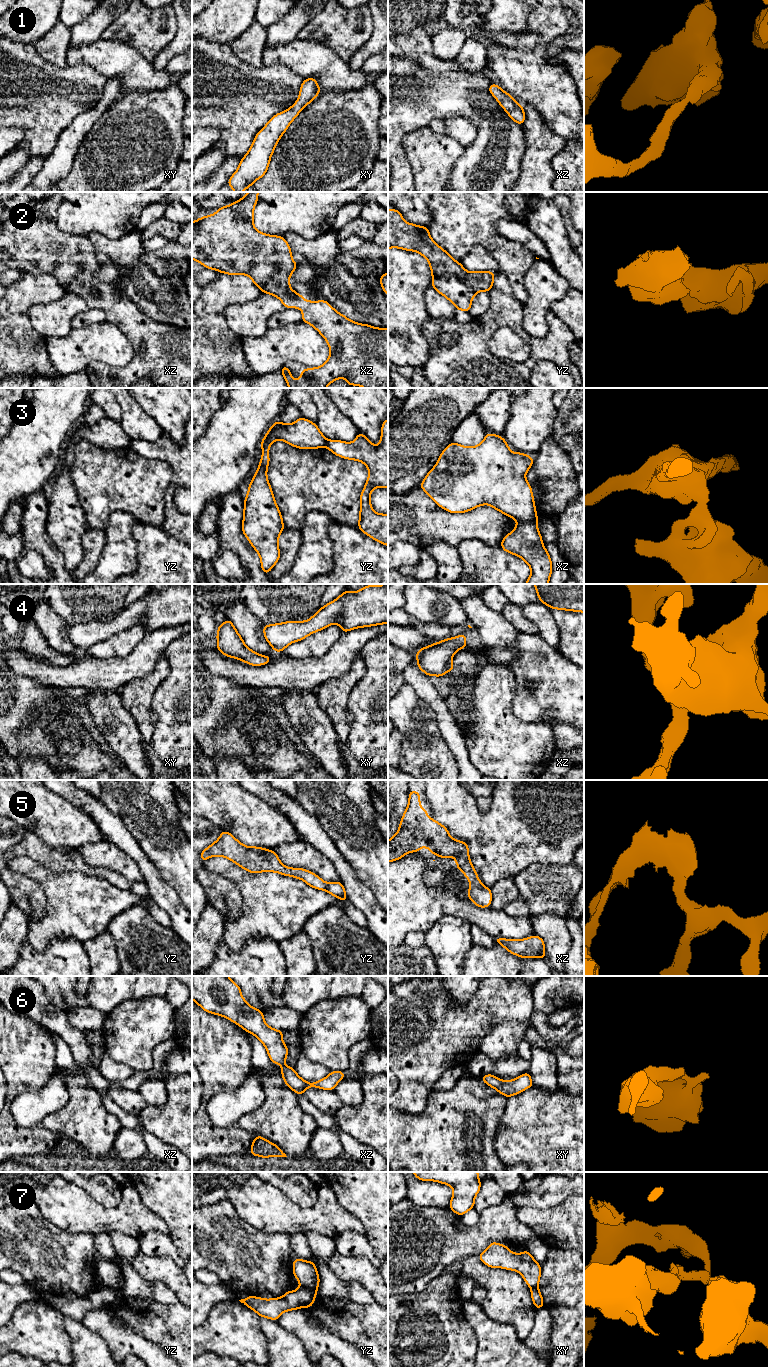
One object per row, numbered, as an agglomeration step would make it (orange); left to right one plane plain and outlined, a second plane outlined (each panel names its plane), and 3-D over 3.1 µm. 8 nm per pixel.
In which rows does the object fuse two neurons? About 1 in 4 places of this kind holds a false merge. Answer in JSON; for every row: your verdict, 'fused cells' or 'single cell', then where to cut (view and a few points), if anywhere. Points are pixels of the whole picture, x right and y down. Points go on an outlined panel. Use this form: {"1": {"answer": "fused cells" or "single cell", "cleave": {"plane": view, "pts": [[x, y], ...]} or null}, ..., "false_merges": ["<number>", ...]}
{"1": {"answer": "single cell", "cleave": null}, "2": {"answer": "single cell", "cleave": null}, "3": {"answer": "fused cells", "cleave": {"plane": "xz", "pts": [[518, 521], [536, 522]]}}, "4": {"answer": "single cell", "cleave": null}, "5": {"answer": "single cell", "cleave": null}, "6": {"answer": "single cell", "cleave": null}, "7": {"answer": "fused cells", "cleave": {"plane": "yz", "pts": [[301, 1285], [316, 1289]]}}, "false_merges": ["3", "7"]}

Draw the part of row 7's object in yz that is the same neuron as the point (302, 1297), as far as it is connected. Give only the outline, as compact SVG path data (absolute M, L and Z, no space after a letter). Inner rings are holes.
M300 1286L297 1290L287 1291L280 1298L263 1299L249 1296L239 1301L254 1310L260 1317L278 1320L283 1312L311 1307L316 1296L317 1289Z

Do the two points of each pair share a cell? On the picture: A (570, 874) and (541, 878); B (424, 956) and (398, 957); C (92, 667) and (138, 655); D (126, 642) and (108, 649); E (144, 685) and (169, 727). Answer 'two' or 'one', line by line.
A: one
B: one
C: one
D: one
E: two

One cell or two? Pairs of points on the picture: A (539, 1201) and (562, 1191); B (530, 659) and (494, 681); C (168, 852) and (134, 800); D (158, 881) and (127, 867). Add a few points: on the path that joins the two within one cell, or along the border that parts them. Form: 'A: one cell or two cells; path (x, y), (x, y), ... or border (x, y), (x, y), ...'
A: one cell; path (545, 1195), (549, 1191), (556, 1191)
B: two cells; border (502, 663), (514, 675), (516, 693)
C: one cell; path (162, 839), (152, 818), (147, 813)
D: two cells; border (127, 854), (136, 863), (143, 880)

